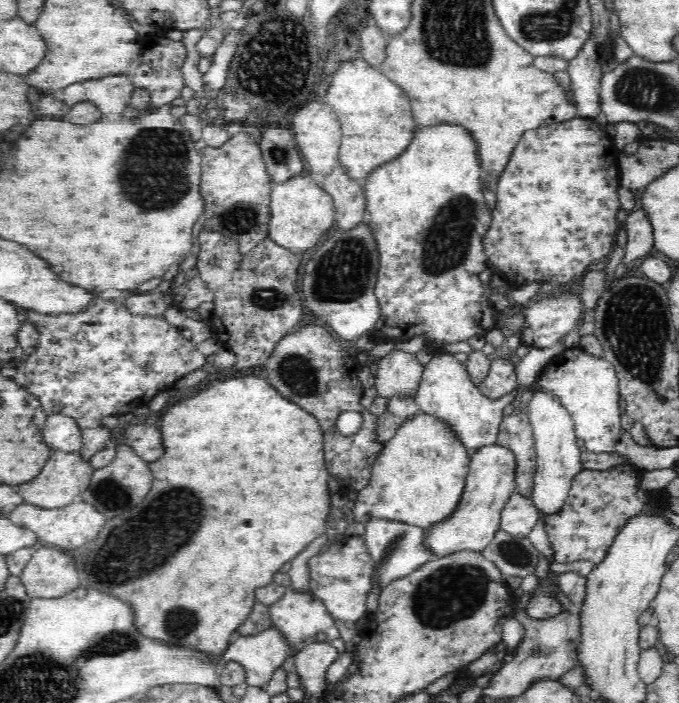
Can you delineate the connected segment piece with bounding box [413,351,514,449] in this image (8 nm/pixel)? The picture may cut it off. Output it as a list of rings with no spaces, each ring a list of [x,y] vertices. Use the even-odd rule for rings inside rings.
[[[434,351],[432,358],[423,366],[419,374],[420,382],[413,396],[420,410],[438,415],[440,419],[448,422],[467,449],[494,445],[502,410],[508,404],[513,403],[514,398],[506,394],[494,400],[482,395],[472,382],[466,366],[449,353]]]

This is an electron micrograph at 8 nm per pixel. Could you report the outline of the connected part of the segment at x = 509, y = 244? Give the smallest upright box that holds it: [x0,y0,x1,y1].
[481,116,620,289]

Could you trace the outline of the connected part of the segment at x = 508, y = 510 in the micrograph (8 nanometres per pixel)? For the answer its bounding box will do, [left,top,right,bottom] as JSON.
[499,490,539,537]

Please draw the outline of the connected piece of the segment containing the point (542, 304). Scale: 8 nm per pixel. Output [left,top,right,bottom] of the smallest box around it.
[518,295,587,348]

